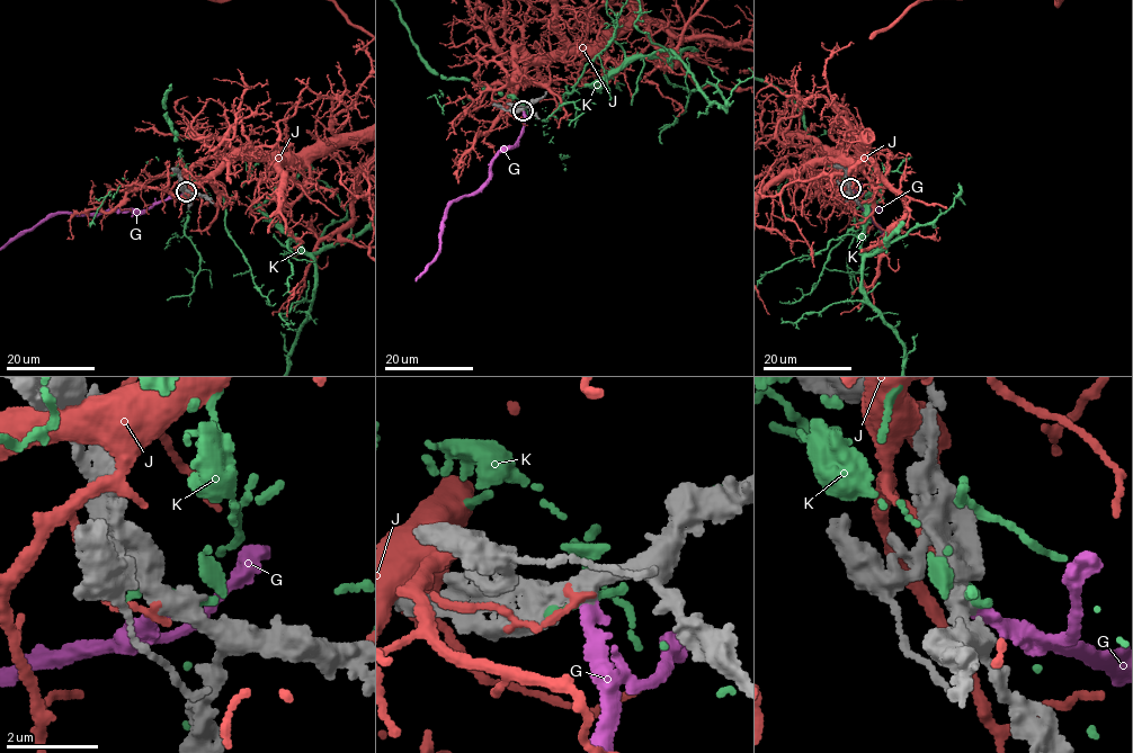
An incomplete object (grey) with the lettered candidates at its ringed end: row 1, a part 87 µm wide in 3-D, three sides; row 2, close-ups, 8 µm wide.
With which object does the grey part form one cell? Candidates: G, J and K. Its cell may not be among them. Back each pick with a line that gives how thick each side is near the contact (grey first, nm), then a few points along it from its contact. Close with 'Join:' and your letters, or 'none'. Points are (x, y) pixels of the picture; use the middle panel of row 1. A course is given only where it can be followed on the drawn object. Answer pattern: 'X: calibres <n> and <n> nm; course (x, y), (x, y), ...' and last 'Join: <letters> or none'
G: calibres 400 and 280 nm
Join: G

